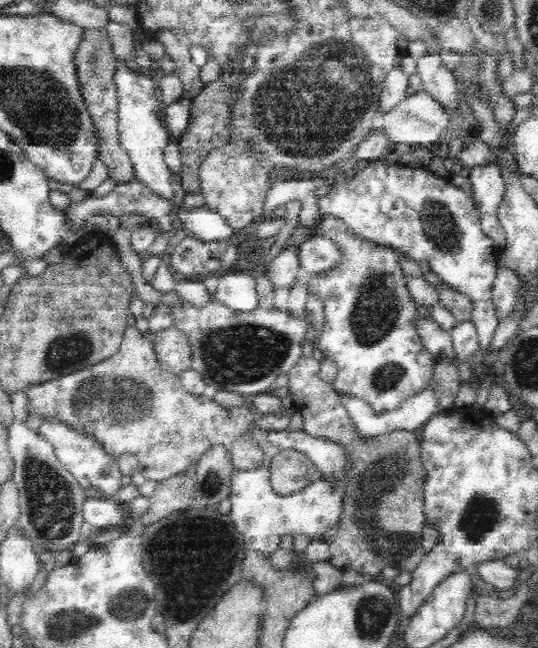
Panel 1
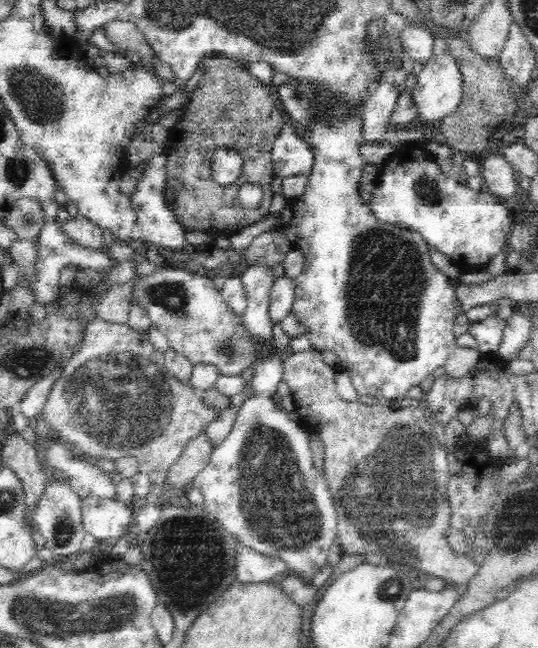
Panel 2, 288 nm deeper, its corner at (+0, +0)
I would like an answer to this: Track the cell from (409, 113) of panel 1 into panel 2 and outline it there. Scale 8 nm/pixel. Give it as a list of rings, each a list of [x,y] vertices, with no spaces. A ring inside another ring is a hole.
[[[444,52],[440,56],[432,56],[428,64],[424,64],[424,70],[418,74],[418,86],[406,88],[406,84],[398,84],[398,90],[404,94],[412,94],[414,104],[418,106],[418,118],[422,124],[426,122],[442,122],[446,116],[450,116],[462,100],[462,72],[456,64],[452,52]]]

